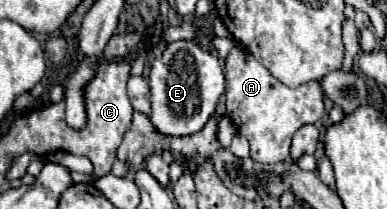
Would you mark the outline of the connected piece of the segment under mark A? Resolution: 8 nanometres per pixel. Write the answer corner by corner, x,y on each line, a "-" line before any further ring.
234,48
226,58
226,114
234,122
234,126
246,134
250,142
250,156
262,164
270,162
284,162
290,156
290,140
298,128
304,124
318,122
324,110
324,92
320,82
306,82
298,88
288,88
280,80
276,80
268,68
264,68
248,50

